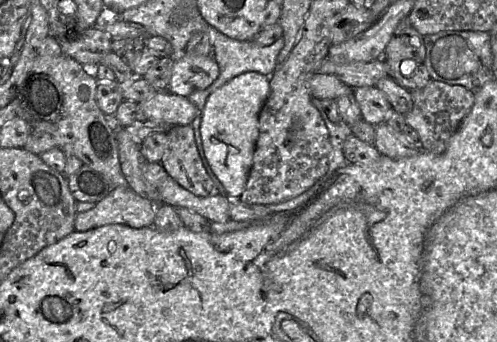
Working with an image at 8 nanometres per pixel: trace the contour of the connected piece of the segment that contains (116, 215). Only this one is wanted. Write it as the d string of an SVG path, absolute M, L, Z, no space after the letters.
M119 186L88 211L76 214L74 230L87 231L108 224L132 228L152 226L155 203L137 194L129 186Z

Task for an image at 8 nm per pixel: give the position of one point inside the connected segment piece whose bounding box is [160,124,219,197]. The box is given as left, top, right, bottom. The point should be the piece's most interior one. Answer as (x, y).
(181, 160)

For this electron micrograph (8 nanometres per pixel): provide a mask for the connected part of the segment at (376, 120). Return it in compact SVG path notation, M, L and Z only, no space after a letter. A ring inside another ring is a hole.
M376 86L354 88L355 99L361 111L361 118L376 126L390 117L391 105Z

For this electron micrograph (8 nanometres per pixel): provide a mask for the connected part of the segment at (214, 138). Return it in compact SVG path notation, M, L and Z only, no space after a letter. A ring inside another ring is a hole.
M247 72L209 95L201 112L200 135L204 154L230 199L238 199L245 189L259 137L259 113L269 93L268 76Z

